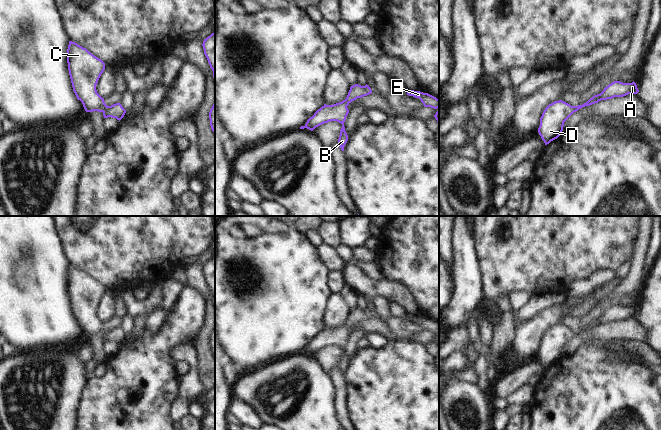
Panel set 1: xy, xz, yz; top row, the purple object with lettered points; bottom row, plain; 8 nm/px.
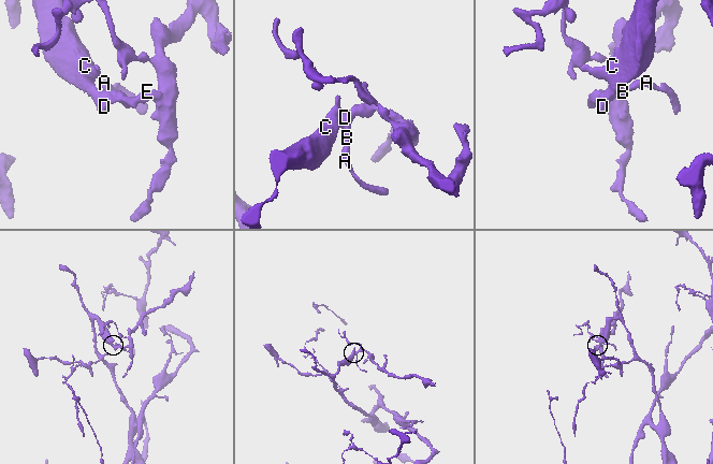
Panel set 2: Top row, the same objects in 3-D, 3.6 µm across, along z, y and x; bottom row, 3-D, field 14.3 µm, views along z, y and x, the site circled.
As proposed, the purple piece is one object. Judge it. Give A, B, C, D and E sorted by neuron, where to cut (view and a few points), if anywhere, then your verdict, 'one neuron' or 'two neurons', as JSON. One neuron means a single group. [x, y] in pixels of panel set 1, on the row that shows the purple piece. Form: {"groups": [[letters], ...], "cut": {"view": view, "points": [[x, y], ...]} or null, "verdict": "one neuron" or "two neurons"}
{"groups": [["A", "B", "C", "D", "E"]], "cut": null, "verdict": "one neuron"}

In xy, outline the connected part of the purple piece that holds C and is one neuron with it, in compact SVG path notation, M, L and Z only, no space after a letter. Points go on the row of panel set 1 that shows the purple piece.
M69 41L67 63L73 91L86 112L102 112L104 118L121 120L126 110L120 103L107 106L96 90L98 80L105 70L105 63L86 48Z

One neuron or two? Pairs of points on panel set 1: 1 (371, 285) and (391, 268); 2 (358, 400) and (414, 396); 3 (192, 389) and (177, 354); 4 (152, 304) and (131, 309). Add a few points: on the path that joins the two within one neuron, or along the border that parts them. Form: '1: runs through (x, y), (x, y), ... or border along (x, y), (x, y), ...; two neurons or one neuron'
1: border along (383, 277), (398, 282), (404, 287); two neurons
2: runs through (372, 400), (400, 400); one neuron
3: runs through (192, 379), (192, 363), (187, 358); one neuron
4: runs through (147, 307), (136, 309); one neuron

